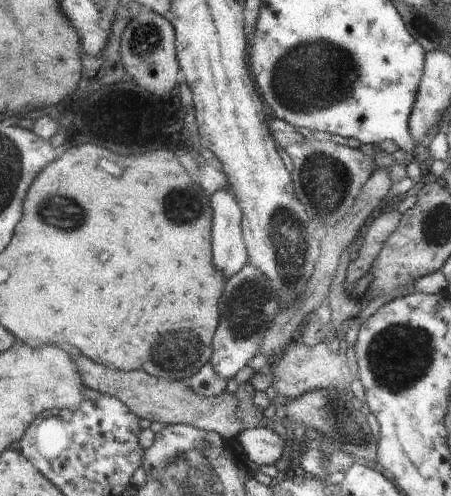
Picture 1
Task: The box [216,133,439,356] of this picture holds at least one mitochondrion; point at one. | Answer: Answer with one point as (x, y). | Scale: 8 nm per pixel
(287, 226)

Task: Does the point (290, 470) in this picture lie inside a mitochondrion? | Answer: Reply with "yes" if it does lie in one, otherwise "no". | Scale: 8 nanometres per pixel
no

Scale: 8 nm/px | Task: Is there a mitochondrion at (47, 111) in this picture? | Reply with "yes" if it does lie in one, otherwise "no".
no

